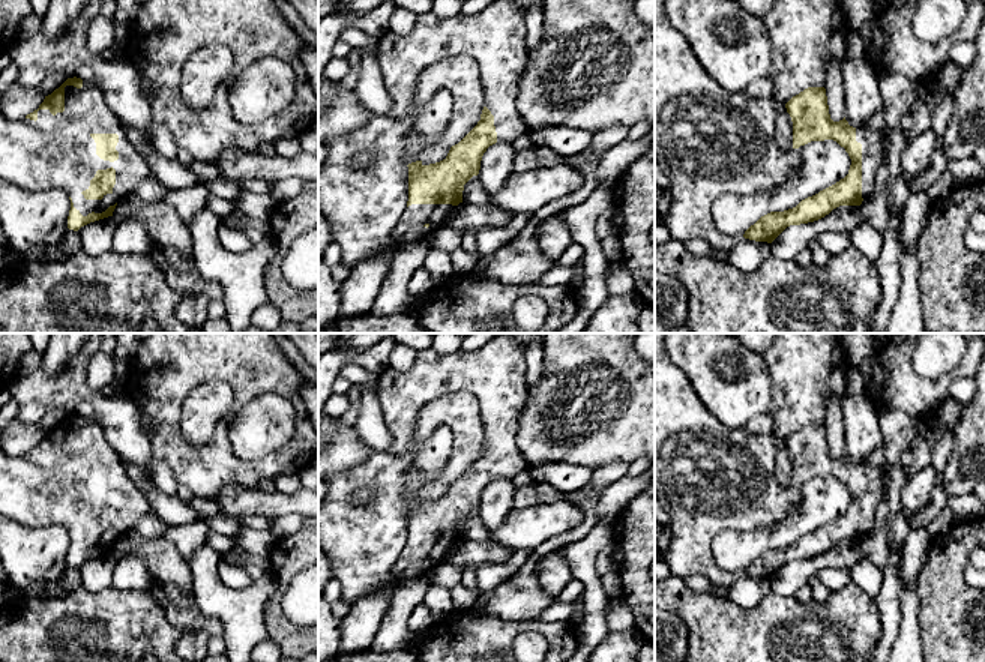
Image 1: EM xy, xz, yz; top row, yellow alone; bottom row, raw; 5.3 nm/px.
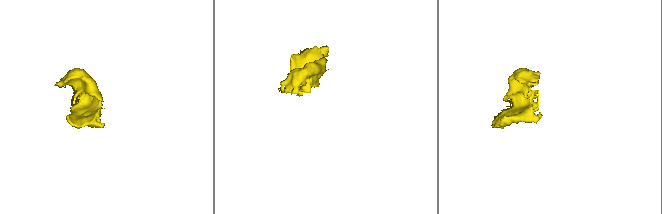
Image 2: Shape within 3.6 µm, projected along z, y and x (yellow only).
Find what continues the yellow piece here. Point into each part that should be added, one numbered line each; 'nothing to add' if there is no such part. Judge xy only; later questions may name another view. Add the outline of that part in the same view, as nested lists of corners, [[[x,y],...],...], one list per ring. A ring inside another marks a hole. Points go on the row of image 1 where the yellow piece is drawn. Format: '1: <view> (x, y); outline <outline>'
1: xy (56, 152); outline [[[83,80],[83,87],[65,87],[65,111],[53,116],[50,110],[39,110],[38,120],[11,120],[0,113],[0,179],[30,191],[62,189],[83,215],[102,213],[125,197],[135,194],[138,185],[152,174],[146,159],[129,143],[123,123],[108,107],[104,93],[92,83]],[[92,134],[117,134],[116,150],[119,159],[104,161],[96,155]],[[98,170],[116,170],[116,185],[102,200],[86,200],[81,194],[89,189]]]

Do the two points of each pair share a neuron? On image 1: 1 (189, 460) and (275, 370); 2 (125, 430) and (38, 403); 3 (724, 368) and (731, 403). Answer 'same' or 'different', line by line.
1: same
2: same
3: same

